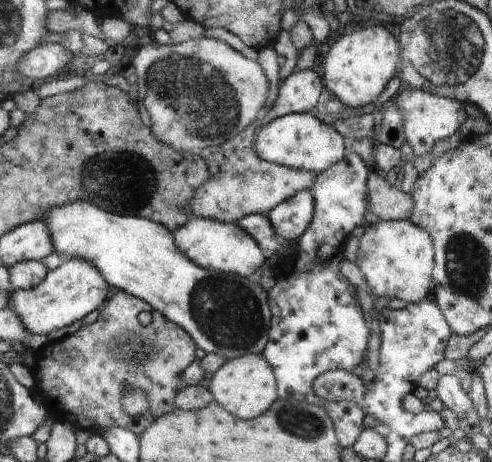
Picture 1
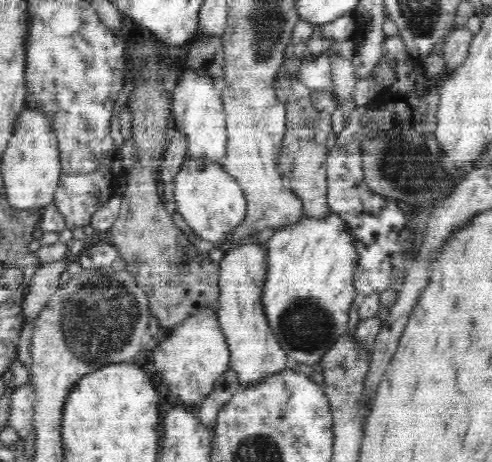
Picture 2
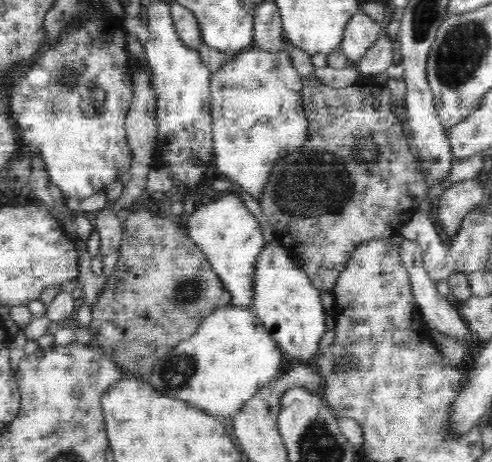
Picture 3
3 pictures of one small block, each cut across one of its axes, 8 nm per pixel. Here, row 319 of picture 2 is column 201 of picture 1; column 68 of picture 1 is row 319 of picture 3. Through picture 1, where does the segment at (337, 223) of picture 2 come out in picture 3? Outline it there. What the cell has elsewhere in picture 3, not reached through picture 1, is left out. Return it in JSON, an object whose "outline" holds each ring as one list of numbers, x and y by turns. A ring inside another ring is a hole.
{"outline":[[236,306,216,310,202,322,192,338,178,342,160,358,154,362,152,376,146,378,146,382,156,392,168,398,180,398,214,418,240,414,244,404,252,400,256,392,282,376,288,362,256,312,252,308,246,310]]}

